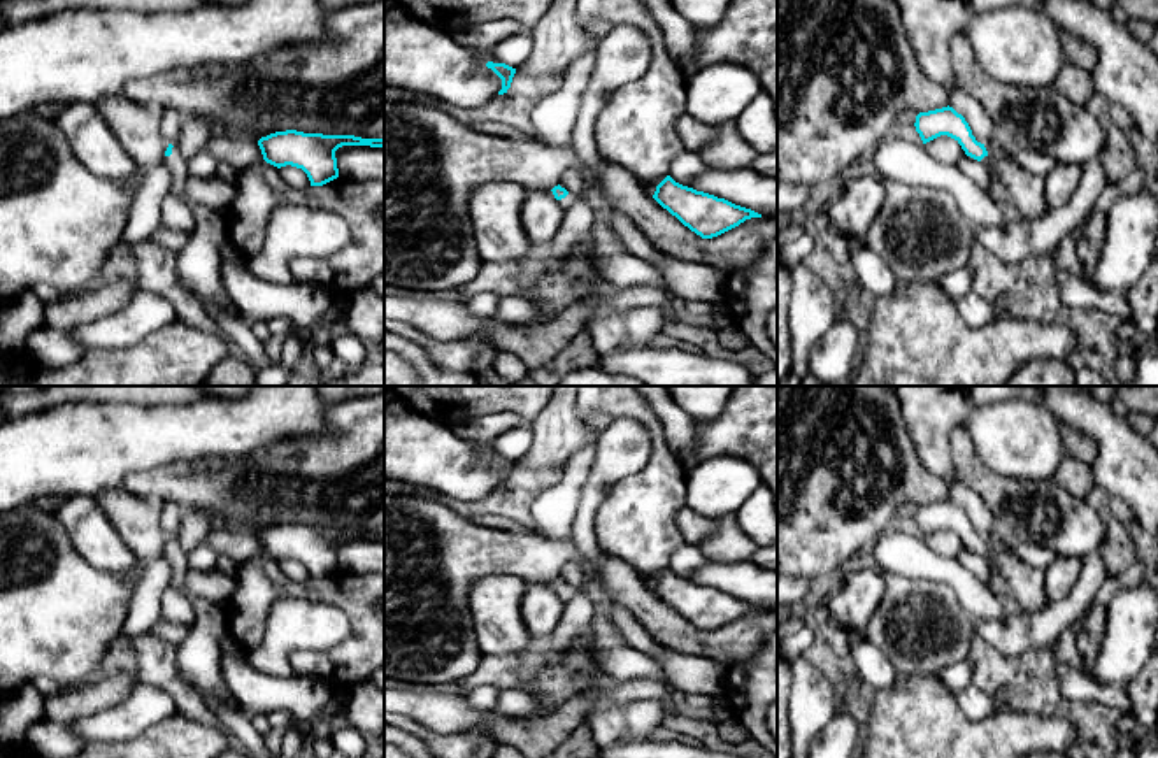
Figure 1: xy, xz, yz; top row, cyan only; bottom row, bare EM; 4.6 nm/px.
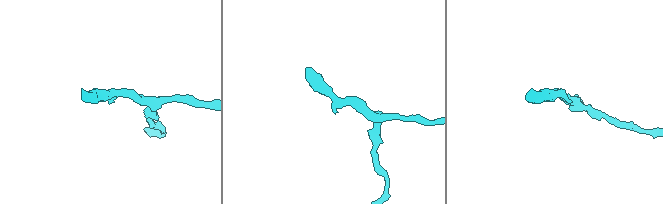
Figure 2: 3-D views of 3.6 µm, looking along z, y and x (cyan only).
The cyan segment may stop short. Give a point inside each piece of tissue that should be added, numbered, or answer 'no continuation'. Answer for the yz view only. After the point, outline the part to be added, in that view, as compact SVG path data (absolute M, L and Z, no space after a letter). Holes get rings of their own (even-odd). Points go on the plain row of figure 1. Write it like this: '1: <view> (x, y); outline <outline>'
1: yz (997, 583); outline M984 549L981 553L981 556L990 563L990 568L991 568L991 572L990 572L990 591L997 598L1002 598L1002 597L1009 595L1009 588L1007 588L1005 579L1002 577L1002 574L993 565L991 553L988 549Z

